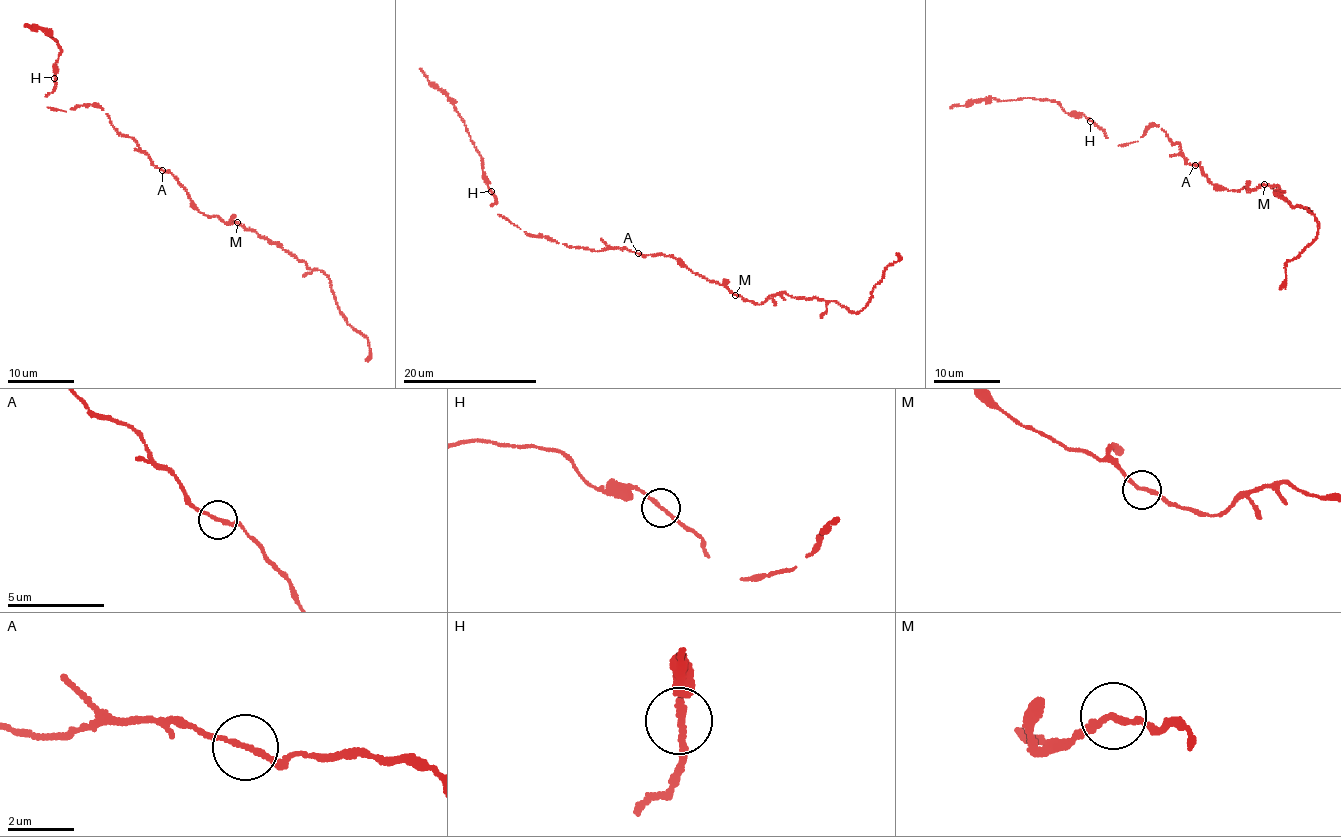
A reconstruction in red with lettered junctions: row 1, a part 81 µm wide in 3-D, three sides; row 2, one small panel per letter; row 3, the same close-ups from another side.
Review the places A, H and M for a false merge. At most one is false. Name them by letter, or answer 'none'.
none

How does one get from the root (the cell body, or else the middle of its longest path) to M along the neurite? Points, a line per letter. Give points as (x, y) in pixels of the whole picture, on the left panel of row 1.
M: (161, 170), (170, 173), (200, 212), (218, 215), (224, 222), (237, 221)

